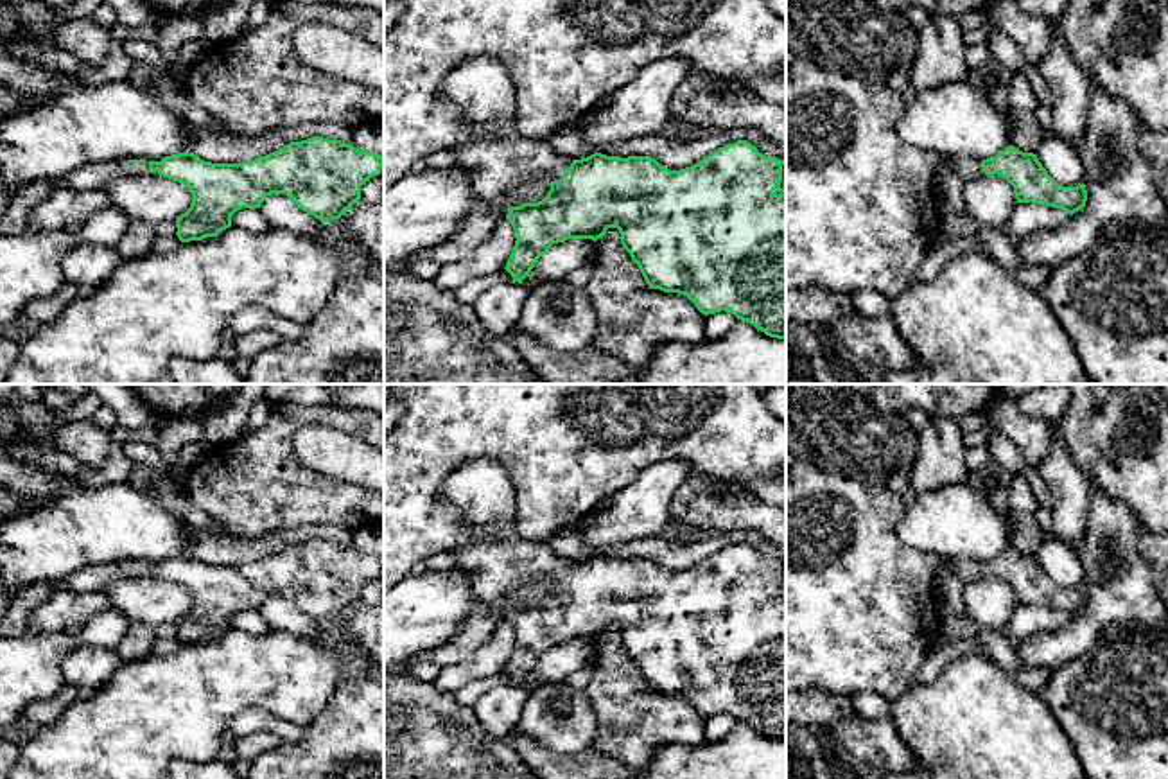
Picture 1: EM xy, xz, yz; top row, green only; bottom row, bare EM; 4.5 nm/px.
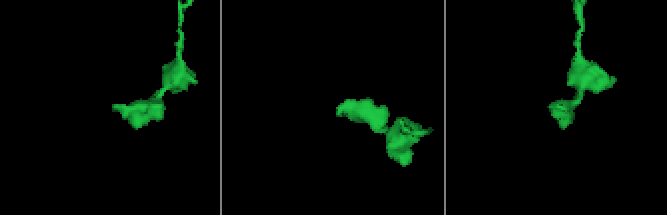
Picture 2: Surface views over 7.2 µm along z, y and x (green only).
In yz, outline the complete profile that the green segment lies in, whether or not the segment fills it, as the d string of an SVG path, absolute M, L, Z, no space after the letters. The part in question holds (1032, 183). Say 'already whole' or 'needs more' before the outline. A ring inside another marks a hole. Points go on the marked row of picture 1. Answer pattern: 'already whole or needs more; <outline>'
needs more; M1014 145L983 162L972 156L953 156L951 171L963 181L971 181L981 172L998 174L1014 187L1017 203L1039 203L1071 215L1084 208L1087 201L1084 183L1076 187L1059 185L1033 153L1023 153Z

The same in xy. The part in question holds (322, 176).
needs more; M312 136L242 163L212 163L194 153L160 162L99 162L66 176L77 190L102 188L133 172L158 172L192 192L190 208L176 221L181 242L217 237L242 208L260 208L271 194L289 196L303 212L330 223L361 199L361 187L380 174L384 158L341 140Z

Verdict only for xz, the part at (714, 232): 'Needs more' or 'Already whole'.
Needs more

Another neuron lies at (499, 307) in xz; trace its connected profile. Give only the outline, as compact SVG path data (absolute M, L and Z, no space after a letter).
M513 280L492 285L474 303L472 309L479 323L495 337L508 337L524 311L531 287Z

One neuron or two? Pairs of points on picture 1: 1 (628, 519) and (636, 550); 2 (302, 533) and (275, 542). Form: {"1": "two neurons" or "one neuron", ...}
{"1": "two neurons", "2": "one neuron"}

